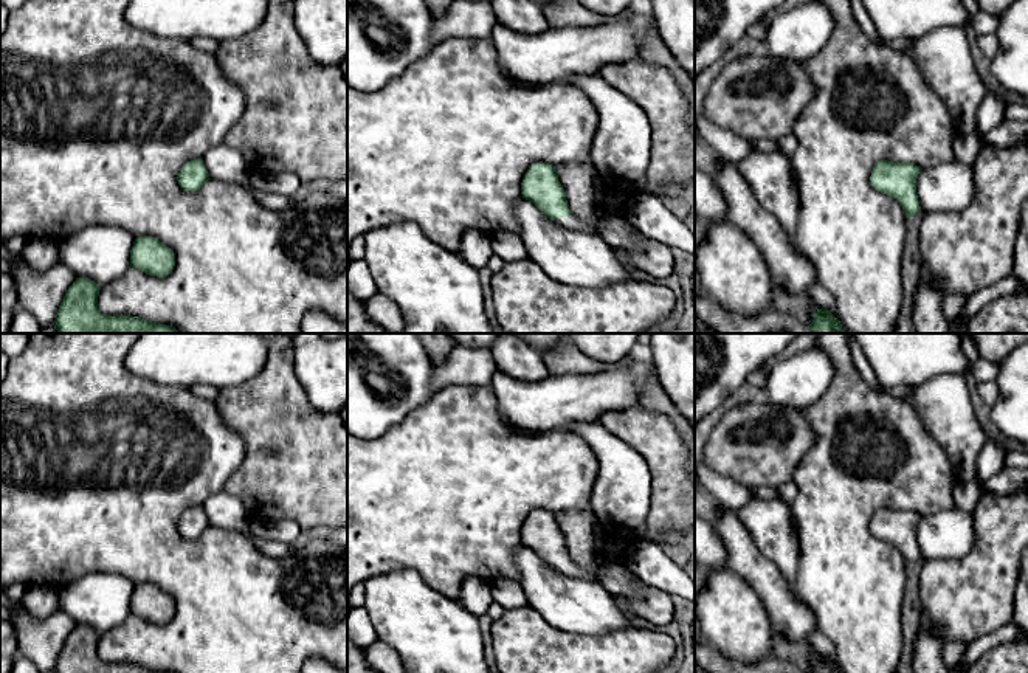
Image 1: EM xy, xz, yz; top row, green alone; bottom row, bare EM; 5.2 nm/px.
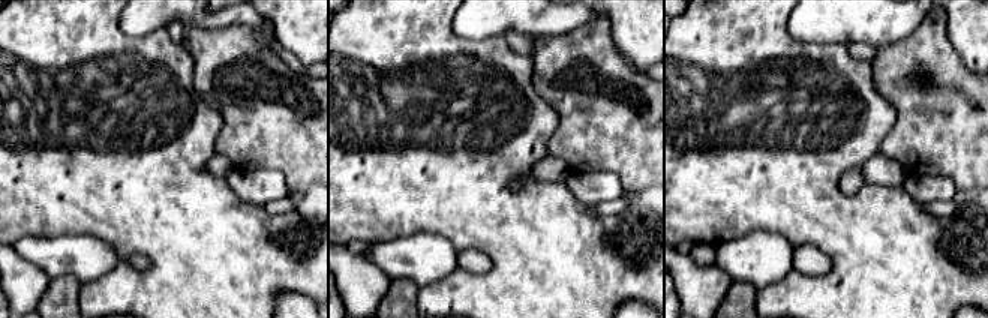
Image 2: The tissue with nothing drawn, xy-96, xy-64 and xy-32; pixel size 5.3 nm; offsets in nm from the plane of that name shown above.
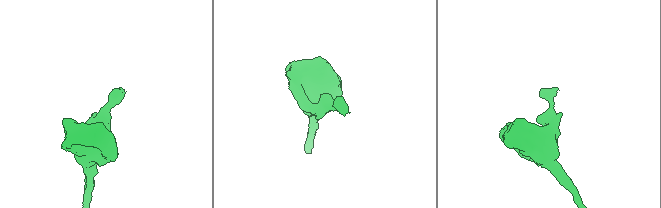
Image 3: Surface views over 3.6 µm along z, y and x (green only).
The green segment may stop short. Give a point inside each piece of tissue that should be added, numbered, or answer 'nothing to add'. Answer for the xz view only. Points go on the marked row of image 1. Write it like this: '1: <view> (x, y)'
1: xz (571, 222)

